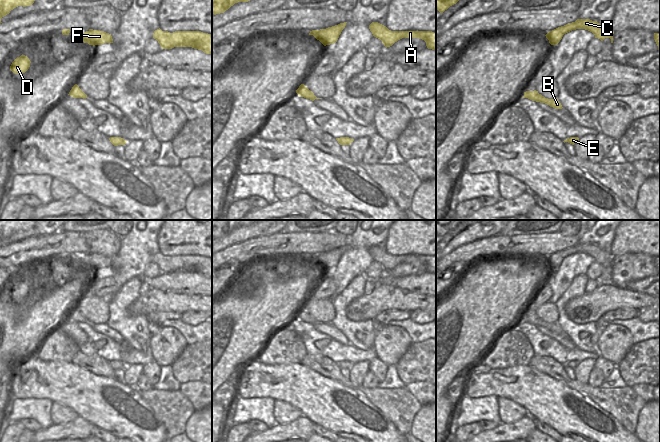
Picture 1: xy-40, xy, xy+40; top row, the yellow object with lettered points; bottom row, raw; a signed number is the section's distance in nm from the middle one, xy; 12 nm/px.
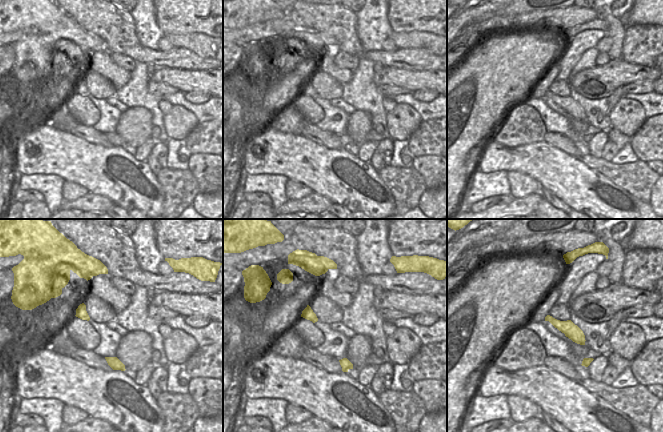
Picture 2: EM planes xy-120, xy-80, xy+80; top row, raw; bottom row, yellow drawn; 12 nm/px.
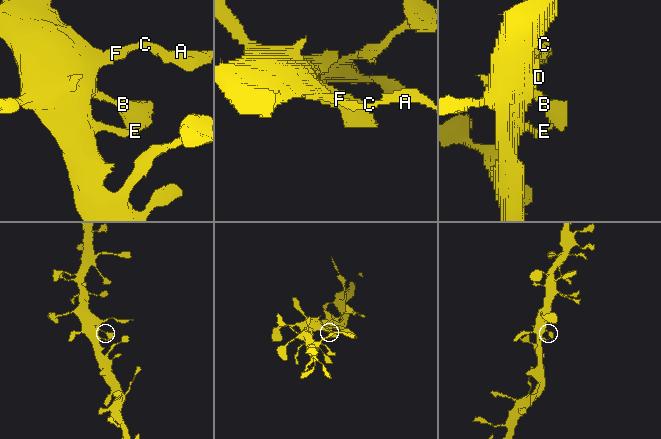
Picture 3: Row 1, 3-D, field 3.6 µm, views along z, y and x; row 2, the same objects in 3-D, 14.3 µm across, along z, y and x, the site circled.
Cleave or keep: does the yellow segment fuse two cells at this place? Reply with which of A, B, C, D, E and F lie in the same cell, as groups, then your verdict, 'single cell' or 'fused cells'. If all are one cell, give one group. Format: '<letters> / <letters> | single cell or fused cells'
A B C D E F | single cell

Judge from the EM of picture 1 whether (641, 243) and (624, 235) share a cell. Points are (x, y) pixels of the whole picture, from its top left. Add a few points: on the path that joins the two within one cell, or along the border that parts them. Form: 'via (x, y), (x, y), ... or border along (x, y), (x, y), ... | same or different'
via (637, 239), (633, 235), (628, 235) | same

